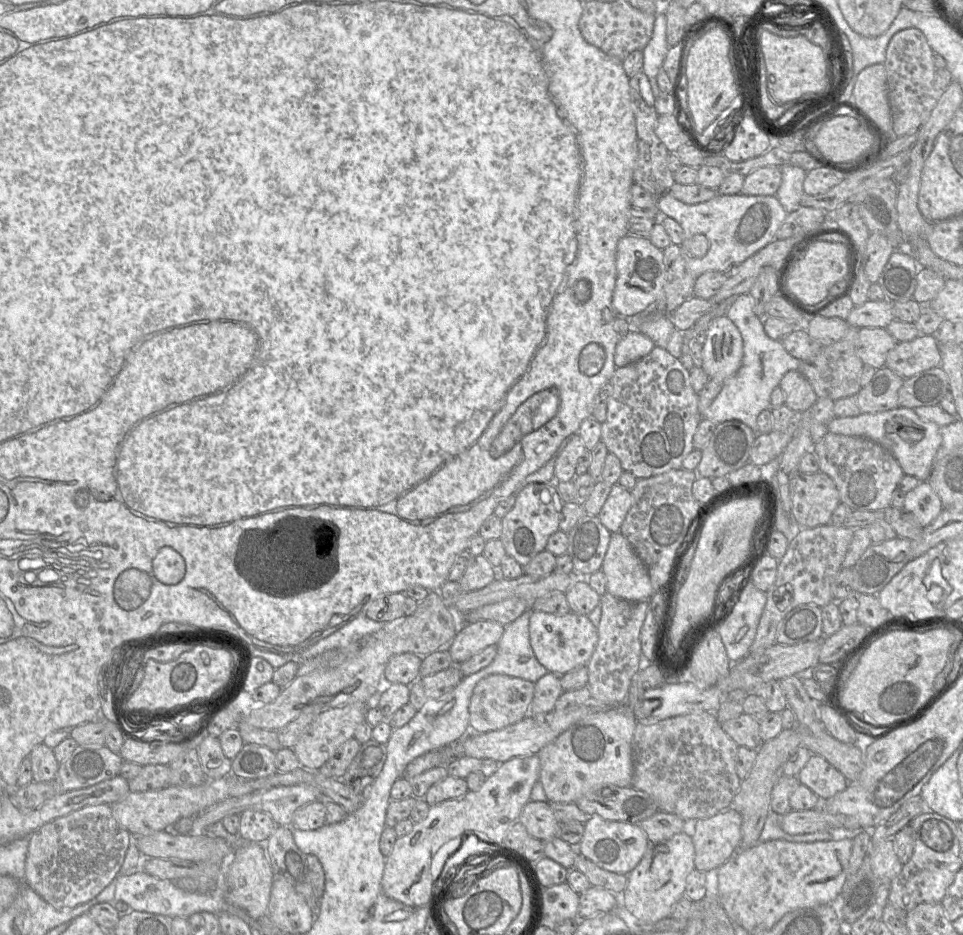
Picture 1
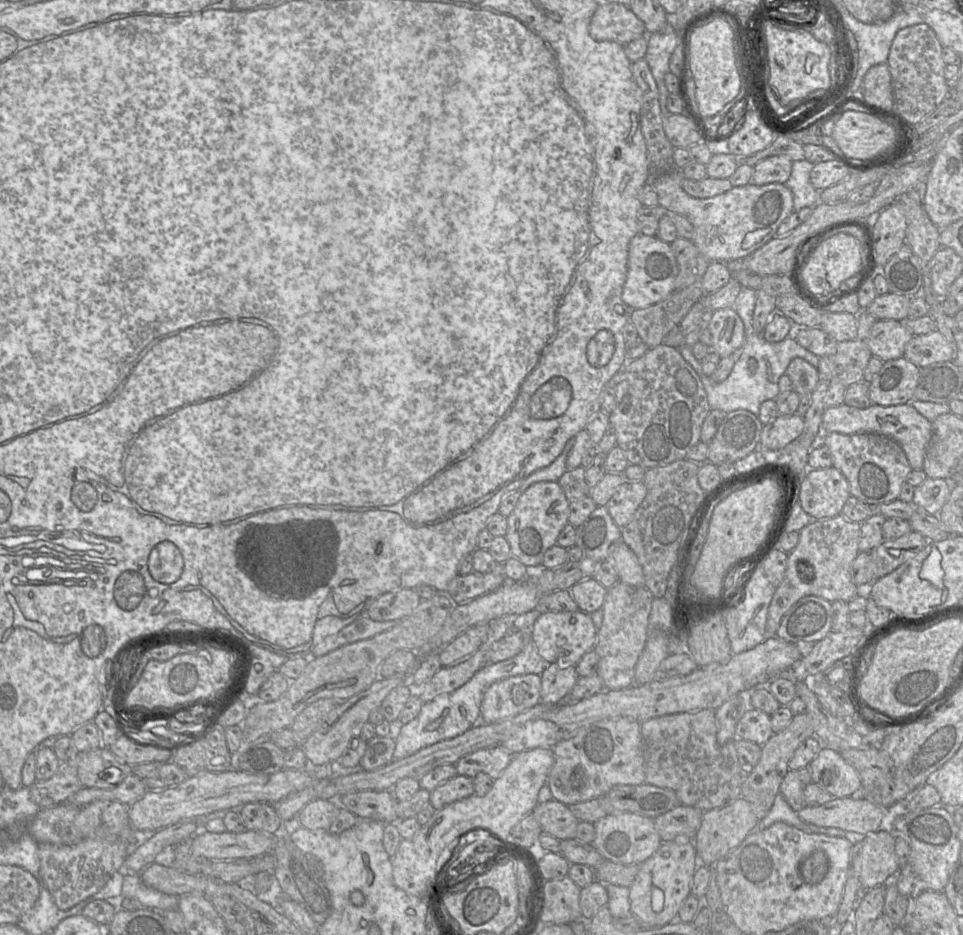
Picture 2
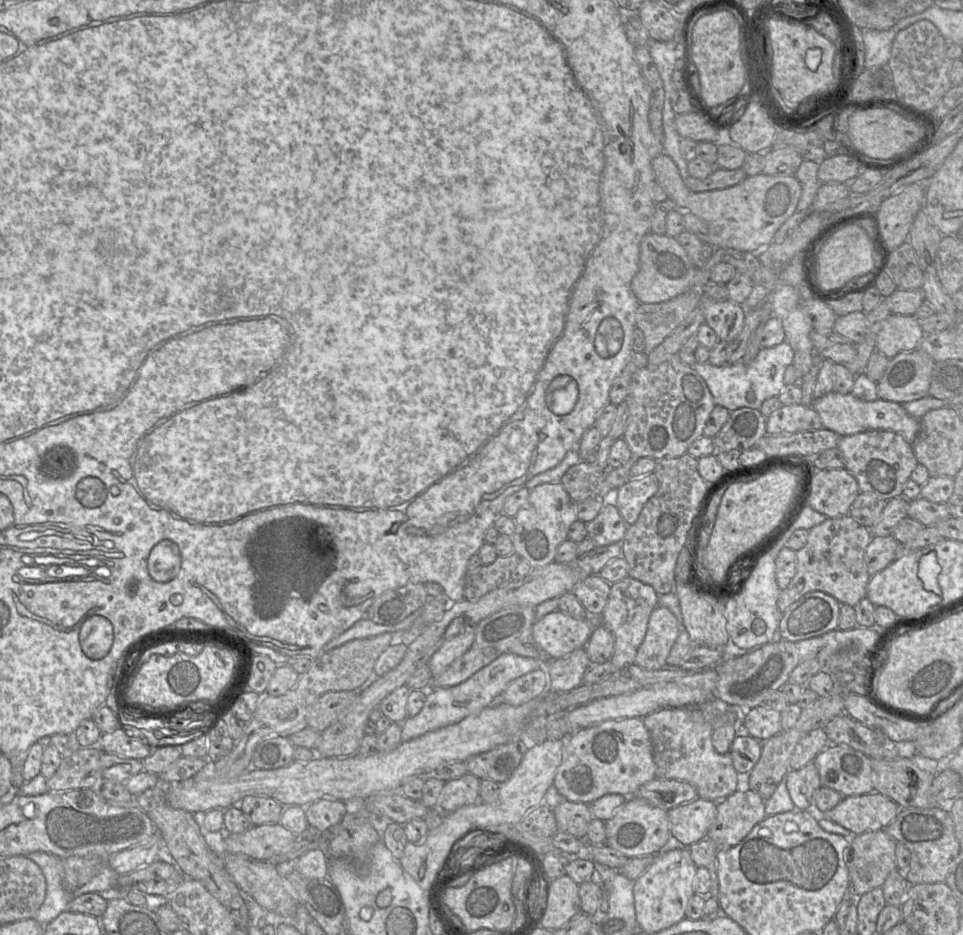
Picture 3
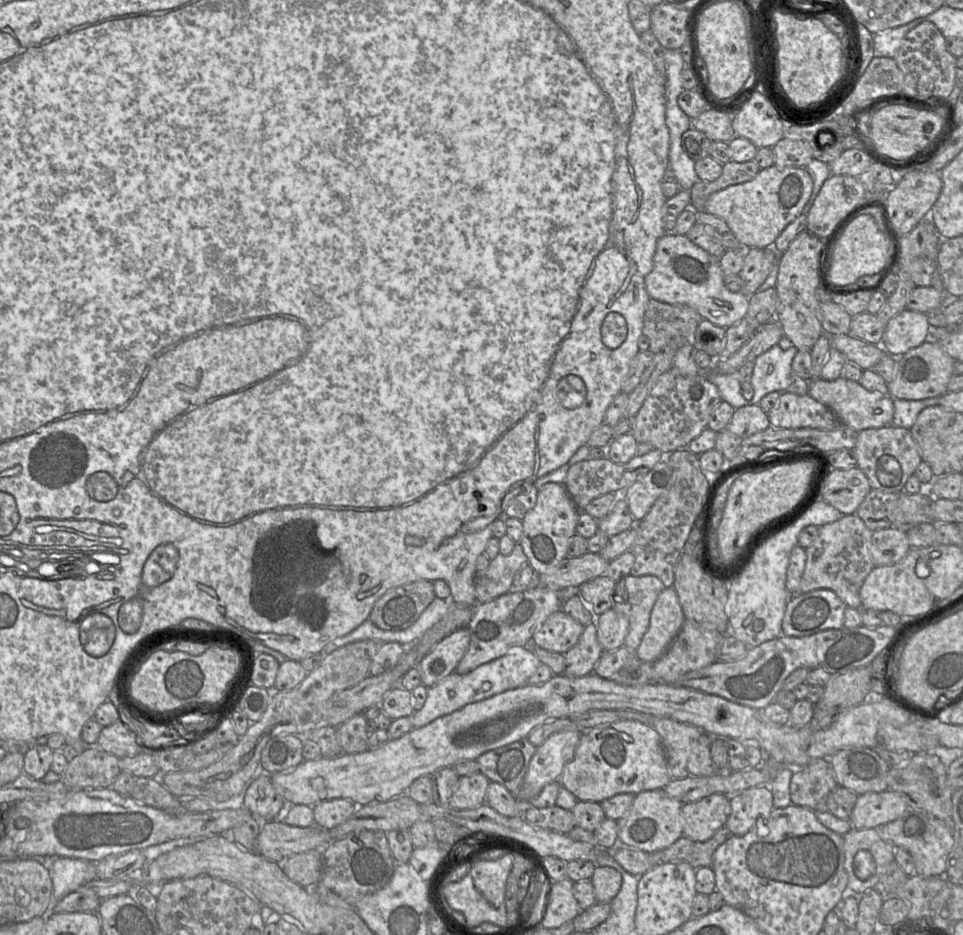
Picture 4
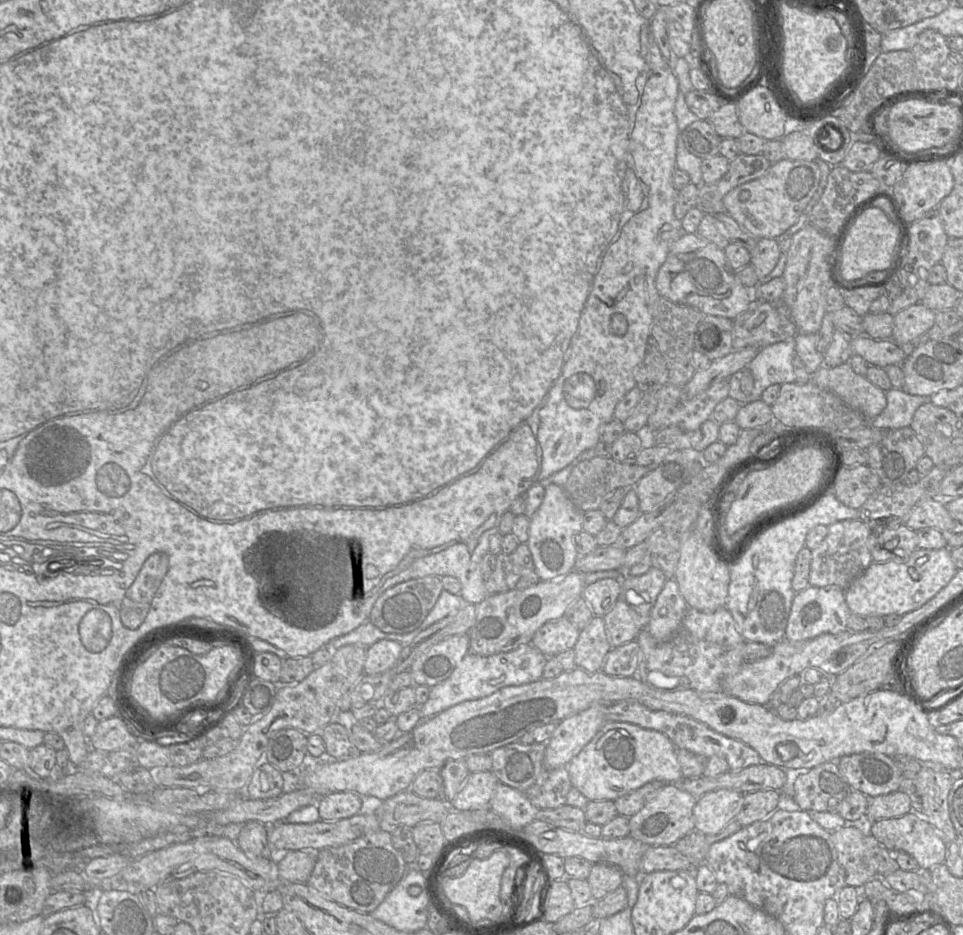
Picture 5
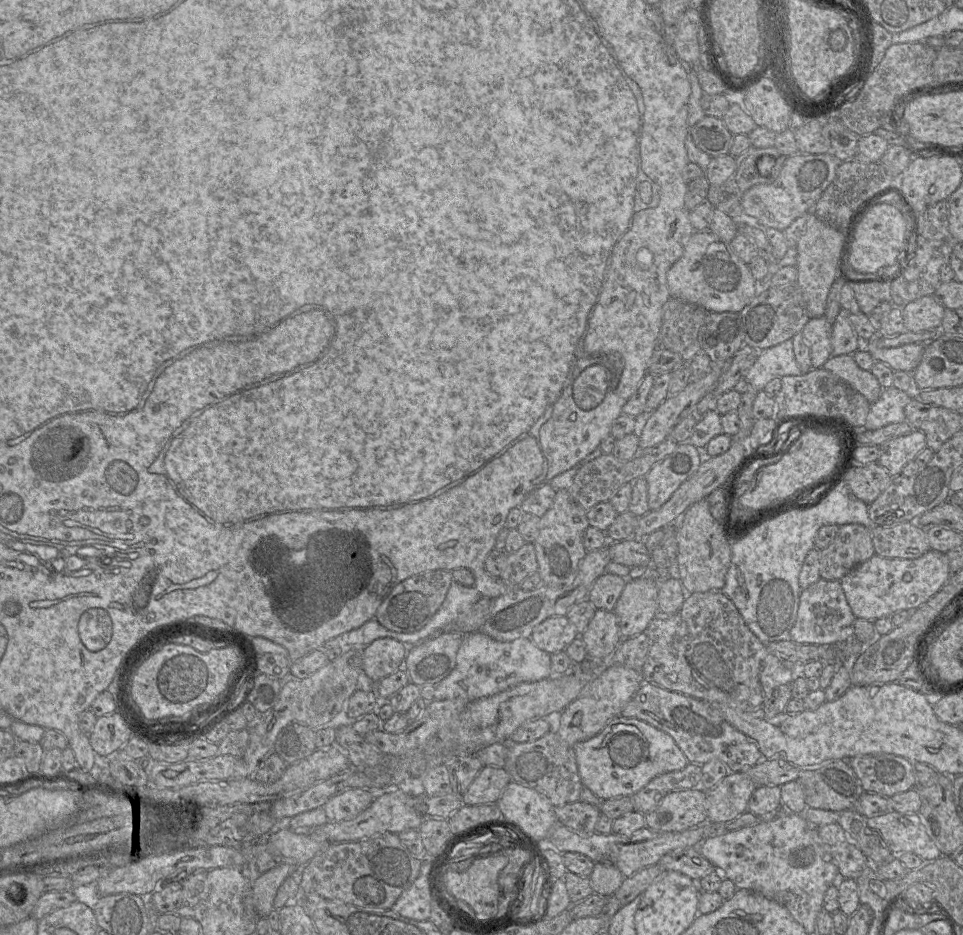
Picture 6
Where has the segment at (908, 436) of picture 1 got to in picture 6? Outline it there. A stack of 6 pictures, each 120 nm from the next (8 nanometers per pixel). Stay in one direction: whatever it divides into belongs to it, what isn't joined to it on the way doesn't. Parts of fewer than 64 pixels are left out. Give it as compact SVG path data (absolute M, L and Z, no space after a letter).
M853 355L831 356L822 366L838 376L872 404L878 400L883 388L871 371L861 369Z

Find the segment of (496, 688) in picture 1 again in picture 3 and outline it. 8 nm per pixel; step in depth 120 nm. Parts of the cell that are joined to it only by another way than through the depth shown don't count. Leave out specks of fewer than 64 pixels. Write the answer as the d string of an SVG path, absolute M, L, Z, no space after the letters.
M540 668L511 681L497 702L520 706L541 696L547 690L548 675L544 668Z

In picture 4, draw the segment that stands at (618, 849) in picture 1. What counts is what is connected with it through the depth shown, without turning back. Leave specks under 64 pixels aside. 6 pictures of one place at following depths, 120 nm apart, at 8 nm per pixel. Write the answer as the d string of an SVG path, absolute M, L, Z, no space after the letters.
M664 789L636 794L630 810L616 821L619 843L647 853L668 848L683 836L682 805L682 802L669 796Z

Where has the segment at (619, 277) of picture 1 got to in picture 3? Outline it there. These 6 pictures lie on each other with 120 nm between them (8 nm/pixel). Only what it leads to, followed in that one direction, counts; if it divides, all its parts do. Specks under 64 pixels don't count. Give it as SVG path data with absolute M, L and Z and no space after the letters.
M649 232L640 243L639 269L631 281L631 289L642 304L665 302L689 289L696 269L676 237Z

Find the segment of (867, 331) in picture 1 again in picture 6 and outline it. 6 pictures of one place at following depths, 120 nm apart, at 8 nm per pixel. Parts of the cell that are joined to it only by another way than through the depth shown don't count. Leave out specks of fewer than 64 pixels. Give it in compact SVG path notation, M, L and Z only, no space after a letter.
M924 296L902 307L903 321L909 332L941 331L946 308L935 297Z

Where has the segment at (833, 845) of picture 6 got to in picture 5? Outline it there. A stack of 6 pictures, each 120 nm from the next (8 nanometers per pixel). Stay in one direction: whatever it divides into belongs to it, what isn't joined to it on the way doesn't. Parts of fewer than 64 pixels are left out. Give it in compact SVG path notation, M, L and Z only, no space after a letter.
M870 820L851 821L847 822L844 827L837 828L831 832L831 837L835 849L837 851L837 858L839 864L845 870L845 884L859 888L864 886L867 882L878 875L878 867L876 860L876 847L880 845L877 839L866 831Z

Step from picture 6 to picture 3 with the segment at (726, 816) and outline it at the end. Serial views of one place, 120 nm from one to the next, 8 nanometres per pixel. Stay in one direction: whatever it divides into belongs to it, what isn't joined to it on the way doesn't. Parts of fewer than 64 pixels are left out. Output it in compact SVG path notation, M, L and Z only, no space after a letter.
M697 798L667 811L671 836L689 847L708 835L717 816L717 802Z

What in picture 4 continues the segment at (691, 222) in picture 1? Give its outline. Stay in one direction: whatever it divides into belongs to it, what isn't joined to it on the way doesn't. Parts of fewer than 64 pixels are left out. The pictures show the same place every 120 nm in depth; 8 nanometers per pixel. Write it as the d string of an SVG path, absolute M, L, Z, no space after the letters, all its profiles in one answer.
M772 165L749 181L711 194L704 211L722 218L743 247L771 248L782 230L802 214L812 190L813 180L805 167Z

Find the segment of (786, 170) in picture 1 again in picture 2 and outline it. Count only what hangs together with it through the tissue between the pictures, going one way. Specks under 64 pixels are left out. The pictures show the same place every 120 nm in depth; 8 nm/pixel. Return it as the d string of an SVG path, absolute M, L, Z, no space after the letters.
M804 160L793 161L790 177L785 185L793 195L793 209L800 210L804 207L814 207L819 202L819 190L810 182L810 172L814 164Z

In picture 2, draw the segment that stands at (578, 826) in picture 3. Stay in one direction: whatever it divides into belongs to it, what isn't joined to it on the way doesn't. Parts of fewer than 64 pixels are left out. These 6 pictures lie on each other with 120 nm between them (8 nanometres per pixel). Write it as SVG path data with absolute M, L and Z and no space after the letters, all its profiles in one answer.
M555 799L538 803L531 813L539 823L542 832L559 840L575 839L579 820L569 806Z

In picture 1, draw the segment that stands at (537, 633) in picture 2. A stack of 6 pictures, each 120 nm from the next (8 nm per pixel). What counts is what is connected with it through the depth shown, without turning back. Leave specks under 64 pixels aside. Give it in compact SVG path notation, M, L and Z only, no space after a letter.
M531 611L529 636L537 660L549 672L556 675L563 675L576 667L587 665L598 642L597 628L588 616L573 612L555 615L542 611Z

